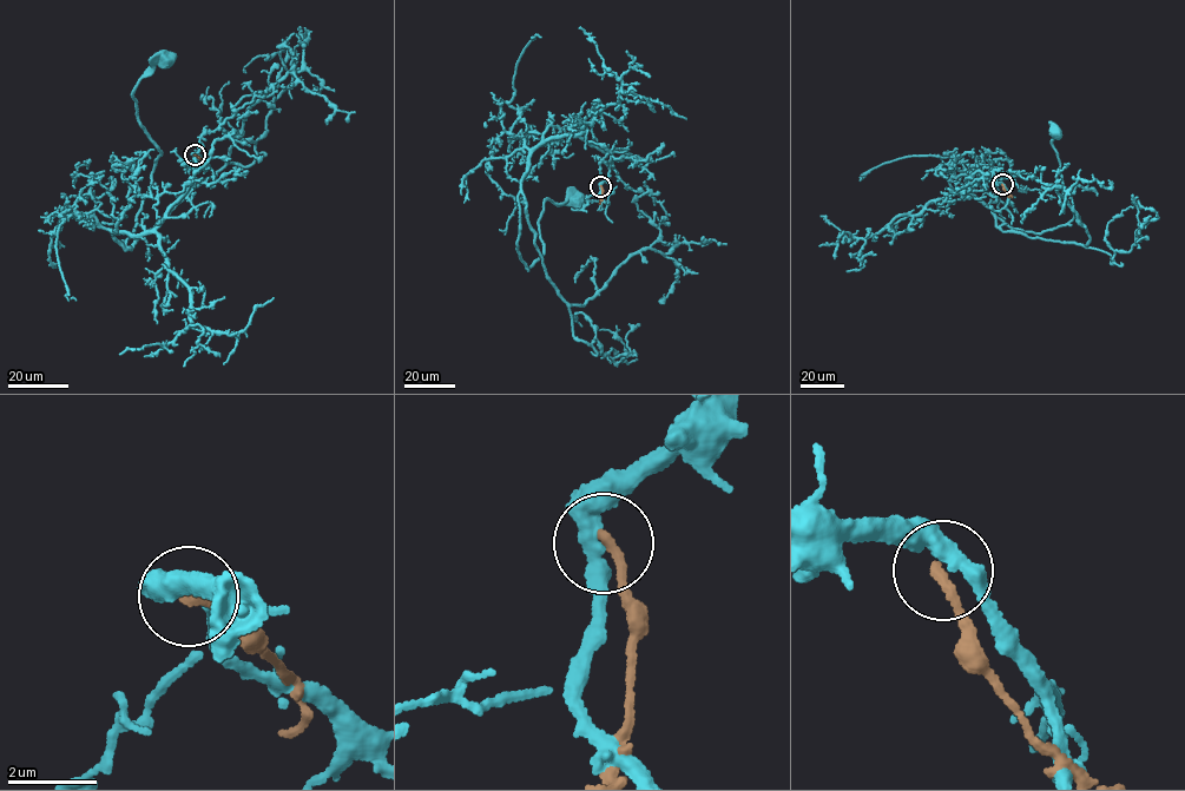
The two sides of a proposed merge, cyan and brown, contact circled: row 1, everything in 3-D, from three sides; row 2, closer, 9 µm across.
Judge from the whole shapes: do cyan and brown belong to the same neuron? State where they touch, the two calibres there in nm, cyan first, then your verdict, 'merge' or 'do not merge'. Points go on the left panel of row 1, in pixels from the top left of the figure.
place (195, 155); calibres 360 and 240 nm; do not merge

